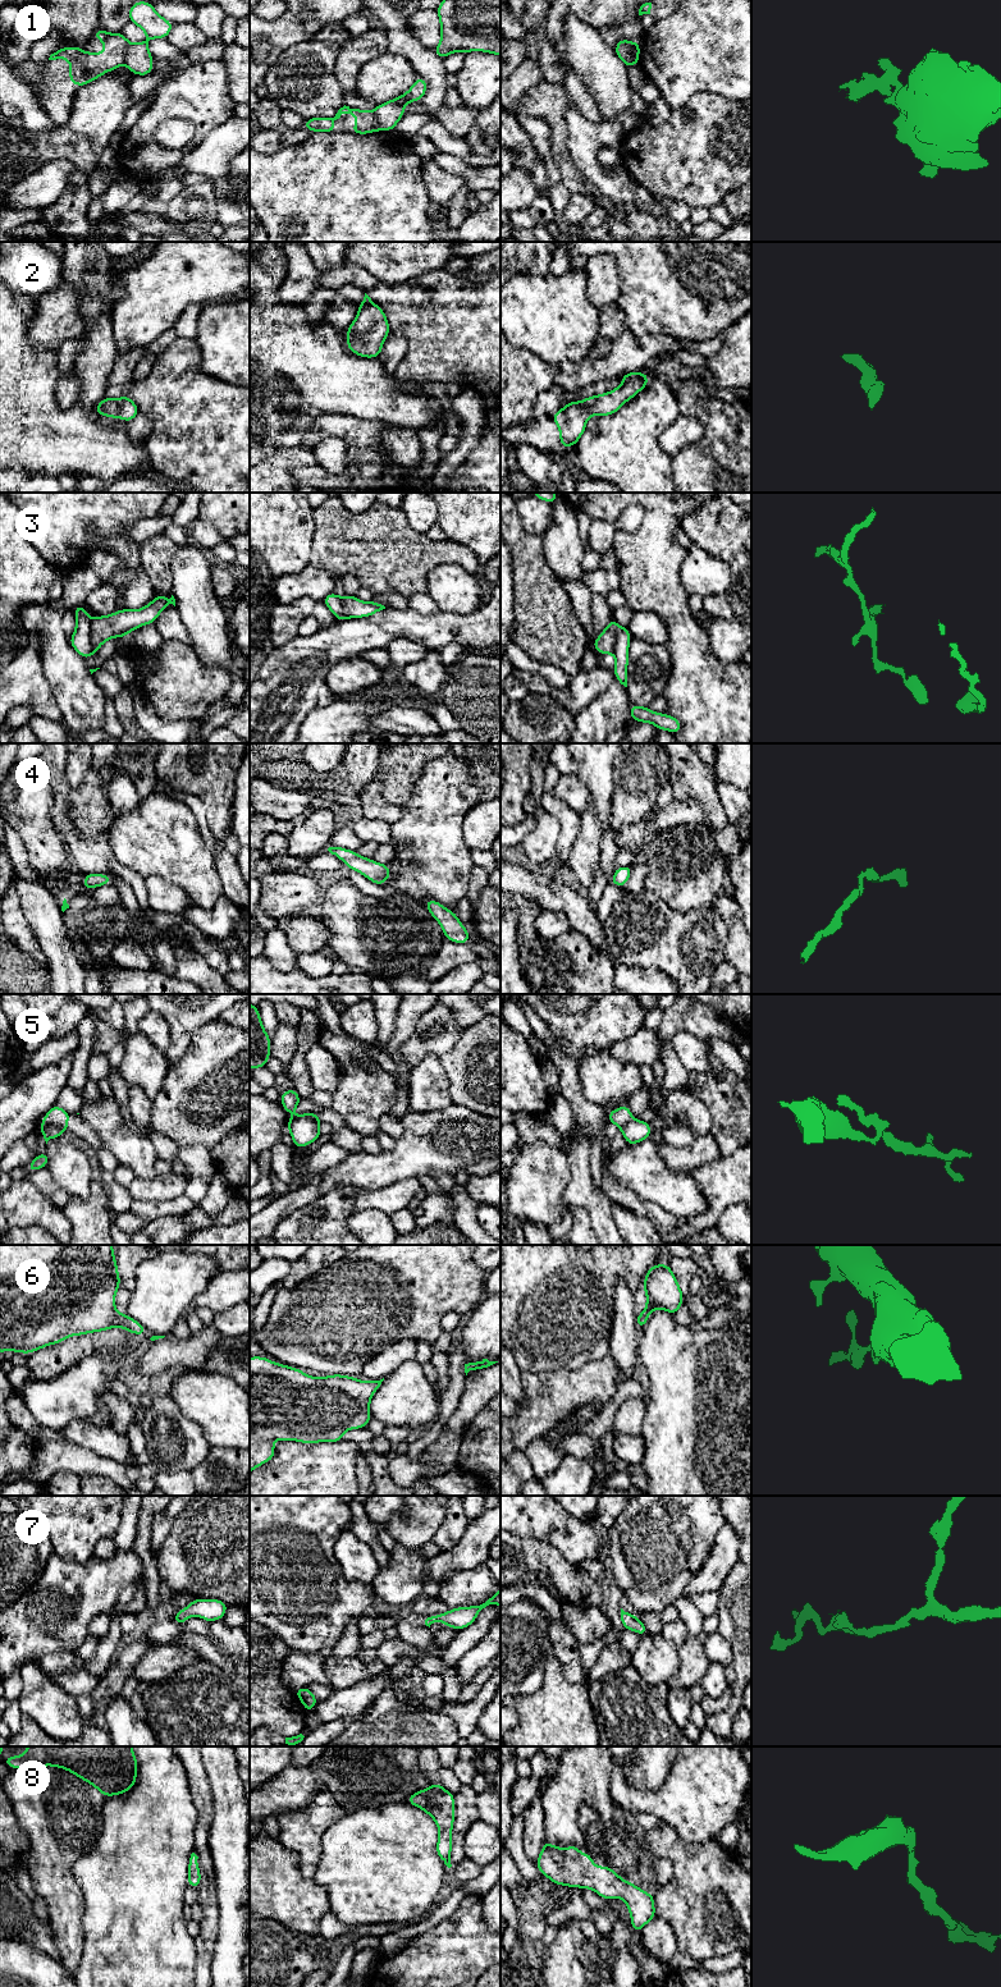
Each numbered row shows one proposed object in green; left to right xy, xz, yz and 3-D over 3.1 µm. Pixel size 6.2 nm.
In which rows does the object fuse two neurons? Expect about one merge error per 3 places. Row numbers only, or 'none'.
1, 3, 5

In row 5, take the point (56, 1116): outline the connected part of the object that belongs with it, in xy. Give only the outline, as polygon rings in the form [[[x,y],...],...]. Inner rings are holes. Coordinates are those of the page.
[[[58,1104],[49,1109],[42,1120],[42,1125],[58,1126],[64,1131],[68,1130],[68,1121],[70,1113],[60,1108]]]

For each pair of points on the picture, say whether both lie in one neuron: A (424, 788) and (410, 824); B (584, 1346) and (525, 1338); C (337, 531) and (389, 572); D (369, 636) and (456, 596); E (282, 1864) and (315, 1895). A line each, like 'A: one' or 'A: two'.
A: one
B: one
C: one
D: two
E: one

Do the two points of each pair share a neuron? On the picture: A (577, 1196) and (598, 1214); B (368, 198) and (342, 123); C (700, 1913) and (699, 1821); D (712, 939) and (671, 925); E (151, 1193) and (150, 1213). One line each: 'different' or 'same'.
A: same
B: different
C: different
D: same
E: different

